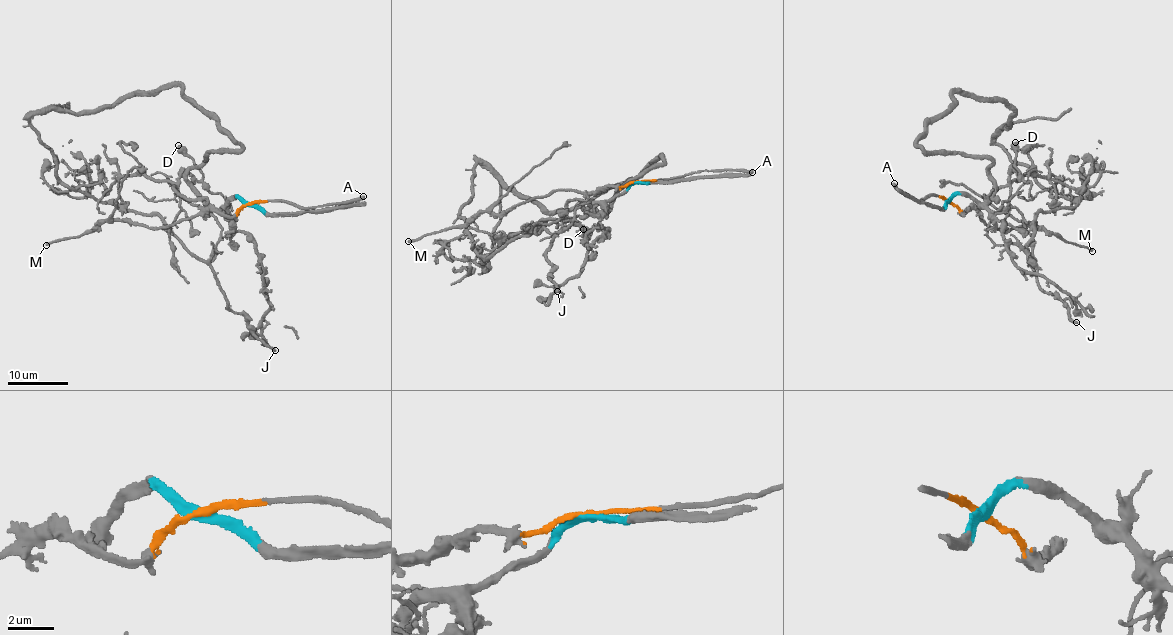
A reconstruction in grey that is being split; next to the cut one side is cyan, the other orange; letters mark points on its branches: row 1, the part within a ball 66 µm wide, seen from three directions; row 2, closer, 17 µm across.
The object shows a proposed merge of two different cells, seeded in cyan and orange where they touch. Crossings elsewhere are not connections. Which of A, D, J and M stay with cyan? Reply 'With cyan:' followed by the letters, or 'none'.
With cyan: D, J

